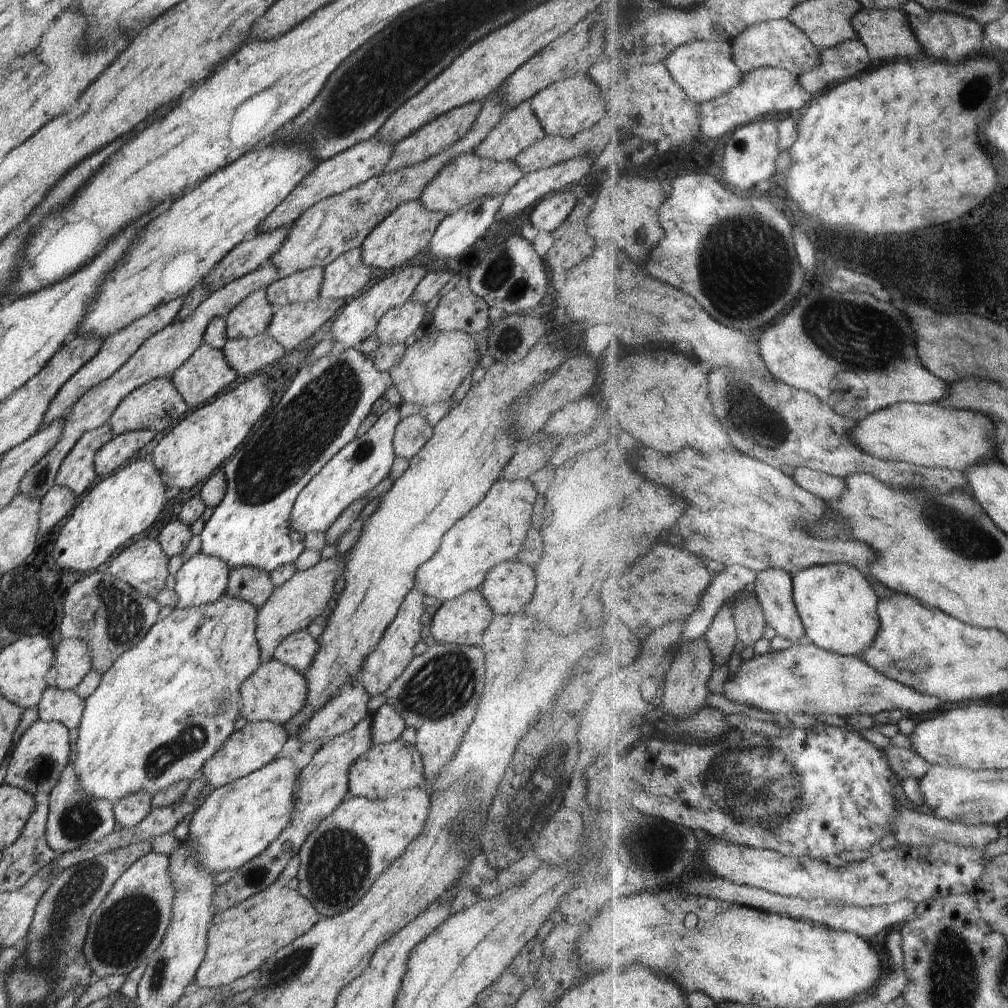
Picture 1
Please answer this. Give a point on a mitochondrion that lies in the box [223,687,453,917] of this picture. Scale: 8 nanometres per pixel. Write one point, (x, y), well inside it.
(339, 860)

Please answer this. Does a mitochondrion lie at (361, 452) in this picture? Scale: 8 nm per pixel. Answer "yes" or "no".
yes

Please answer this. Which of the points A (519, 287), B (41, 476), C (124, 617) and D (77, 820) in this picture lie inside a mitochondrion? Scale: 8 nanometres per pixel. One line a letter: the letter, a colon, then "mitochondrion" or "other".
A: mitochondrion
B: mitochondrion
C: mitochondrion
D: mitochondrion

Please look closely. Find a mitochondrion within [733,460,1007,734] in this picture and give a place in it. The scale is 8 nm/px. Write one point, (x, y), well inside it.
(970, 539)

